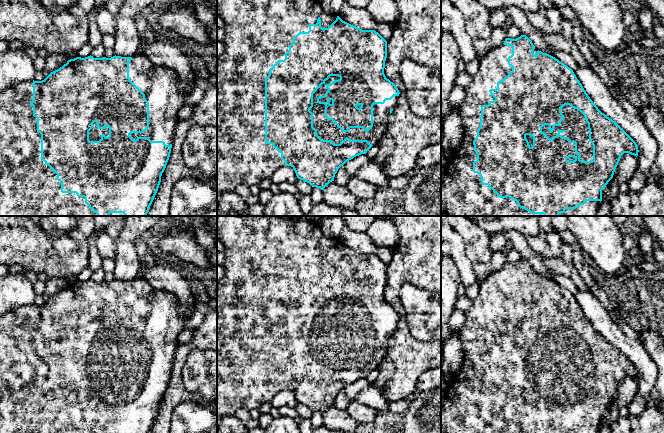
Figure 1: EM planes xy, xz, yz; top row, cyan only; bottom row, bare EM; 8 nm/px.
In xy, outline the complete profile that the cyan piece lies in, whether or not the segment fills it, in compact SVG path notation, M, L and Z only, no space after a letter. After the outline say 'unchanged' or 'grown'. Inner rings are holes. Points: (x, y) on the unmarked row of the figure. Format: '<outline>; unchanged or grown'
M137 276L132 281L116 279L111 282L94 282L91 279L85 282L76 281L68 284L66 288L51 296L42 305L24 305L5 315L0 315L0 433L149 433L158 415L162 397L170 381L173 358L179 346L178 336L191 317L182 314L179 311L179 306L180 303L173 294L154 288L145 278Z; grown

